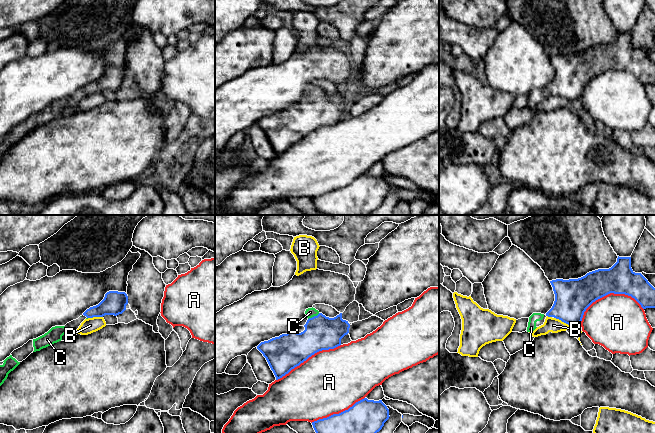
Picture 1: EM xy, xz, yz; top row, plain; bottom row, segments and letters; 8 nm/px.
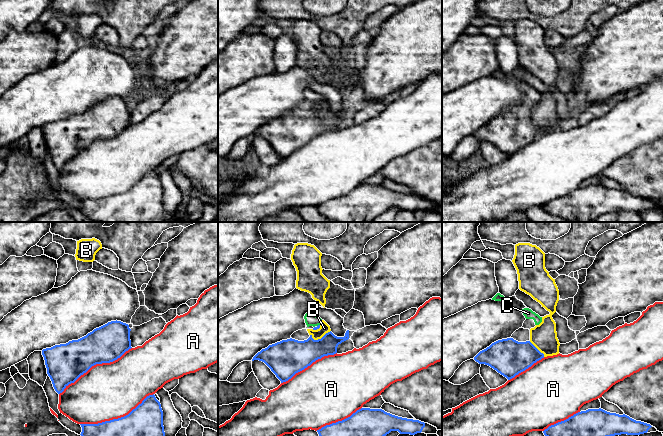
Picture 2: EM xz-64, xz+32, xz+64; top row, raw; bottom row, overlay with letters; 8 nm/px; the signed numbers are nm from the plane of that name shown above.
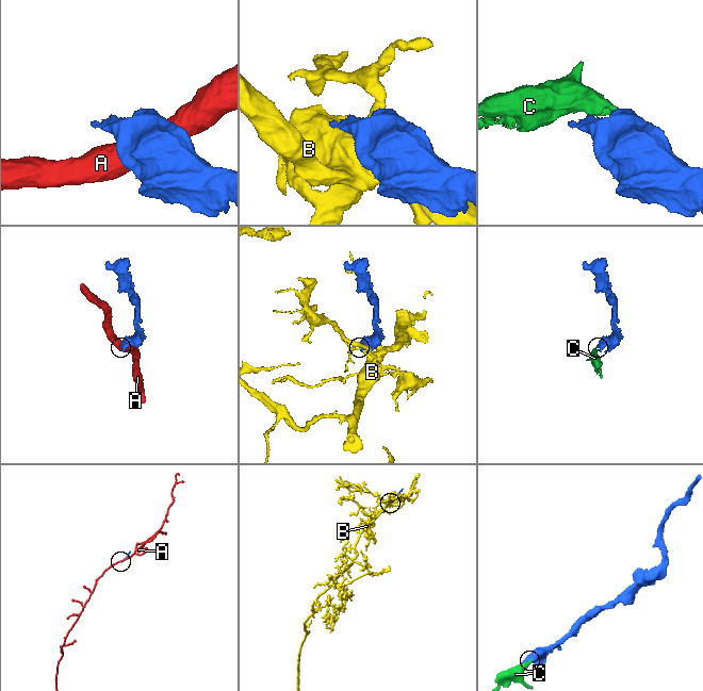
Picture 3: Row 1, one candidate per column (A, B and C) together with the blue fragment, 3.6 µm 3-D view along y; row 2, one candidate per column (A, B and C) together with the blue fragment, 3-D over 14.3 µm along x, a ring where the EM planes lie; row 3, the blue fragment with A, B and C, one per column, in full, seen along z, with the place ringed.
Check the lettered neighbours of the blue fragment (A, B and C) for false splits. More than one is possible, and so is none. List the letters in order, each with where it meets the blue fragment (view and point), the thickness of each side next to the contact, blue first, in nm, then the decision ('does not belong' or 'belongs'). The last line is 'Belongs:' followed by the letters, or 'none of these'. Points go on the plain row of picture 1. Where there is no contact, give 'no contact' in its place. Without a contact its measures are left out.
A: yz (607, 70) | 280/460 nm | does not belong
B: yz (562, 97) | 280/120 nm | does not belong
C: xz (314, 92) | 280/80 nm | belongs
Belongs: C

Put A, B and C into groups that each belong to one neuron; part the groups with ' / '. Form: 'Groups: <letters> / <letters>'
Groups: A / B / C

